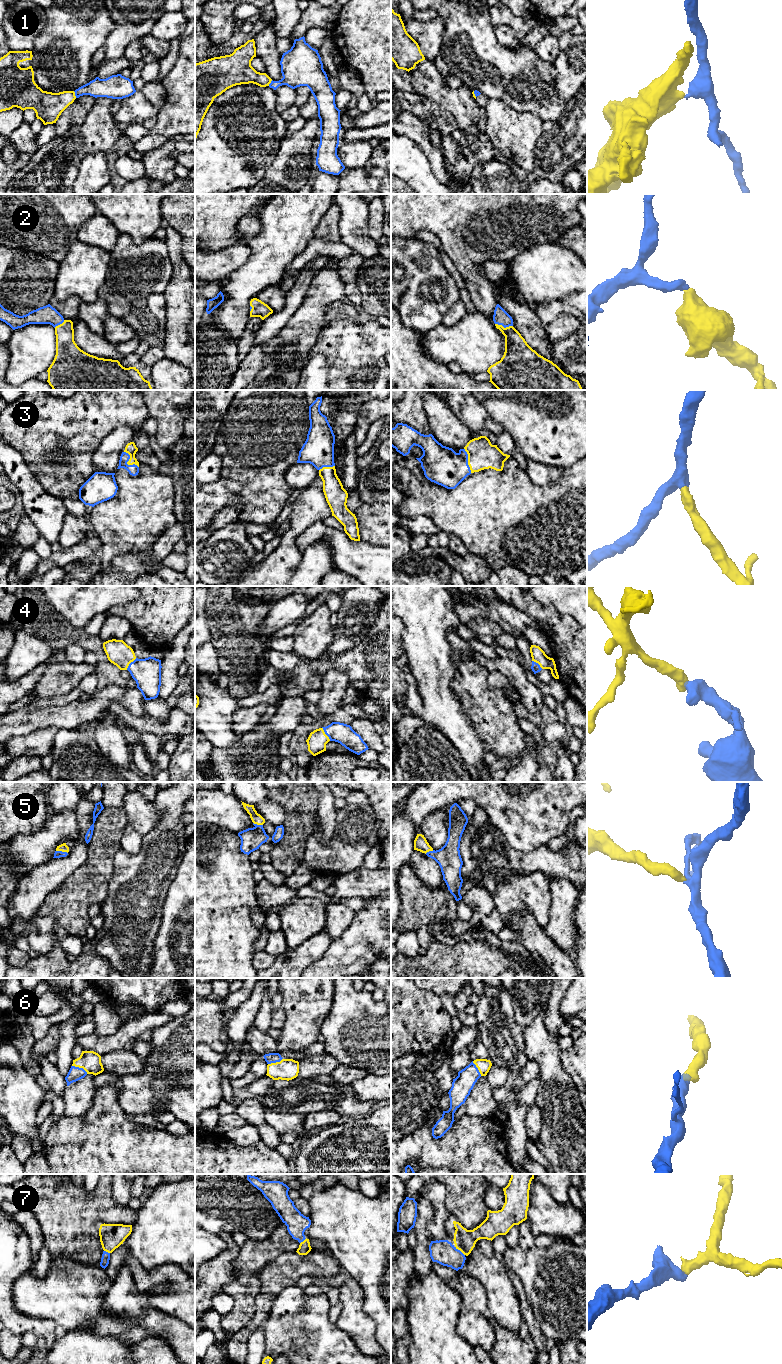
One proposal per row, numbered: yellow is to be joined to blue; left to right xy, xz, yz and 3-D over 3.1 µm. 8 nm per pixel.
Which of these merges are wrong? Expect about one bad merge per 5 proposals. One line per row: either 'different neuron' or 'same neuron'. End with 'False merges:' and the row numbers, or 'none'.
1: different neuron
2: same neuron
3: same neuron
4: same neuron
5: same neuron
6: same neuron
7: same neuron
False merges: 1

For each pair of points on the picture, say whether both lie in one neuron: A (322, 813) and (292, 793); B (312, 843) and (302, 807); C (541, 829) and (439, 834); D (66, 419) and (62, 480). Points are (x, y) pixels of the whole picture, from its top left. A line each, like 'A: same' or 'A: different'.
A: different
B: different
C: different
D: same

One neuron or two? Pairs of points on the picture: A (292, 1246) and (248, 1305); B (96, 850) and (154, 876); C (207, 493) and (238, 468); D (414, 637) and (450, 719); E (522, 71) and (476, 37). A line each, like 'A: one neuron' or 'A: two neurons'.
A: one neuron
B: two neurons
C: two neurons
D: one neuron
E: one neuron

